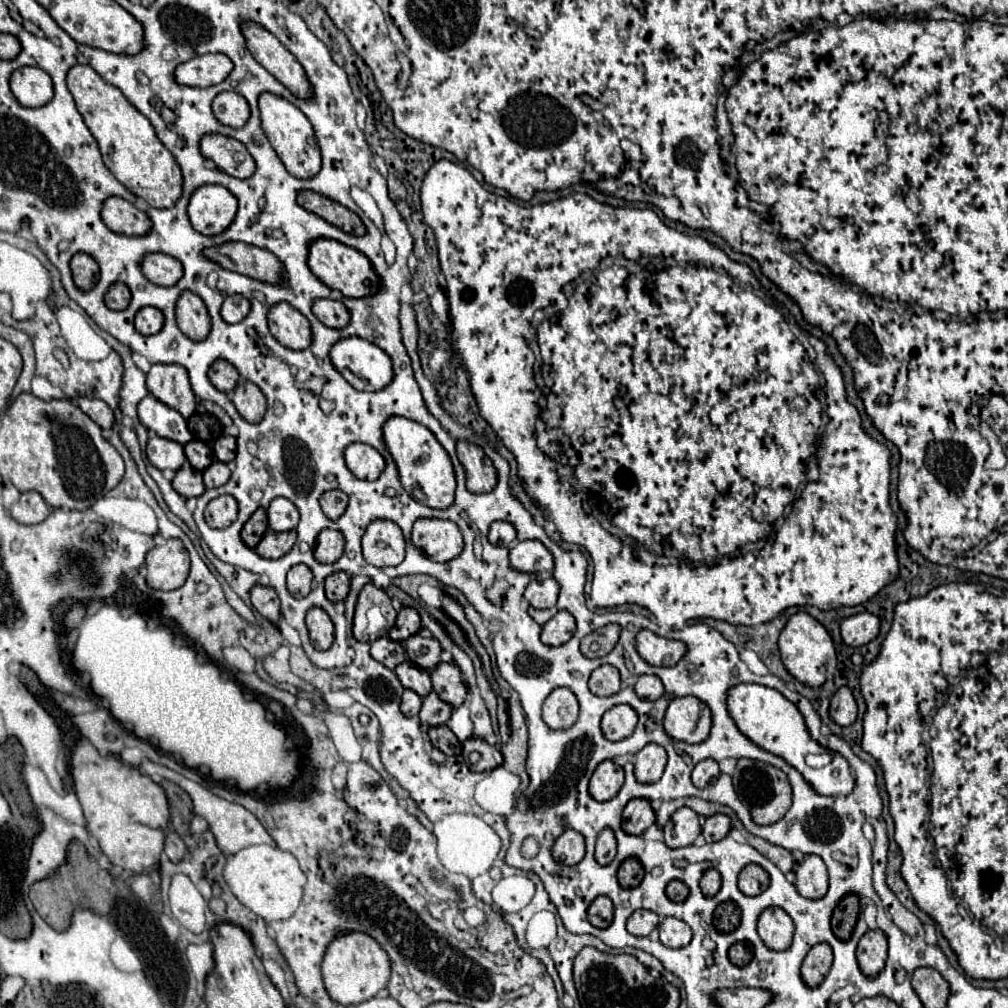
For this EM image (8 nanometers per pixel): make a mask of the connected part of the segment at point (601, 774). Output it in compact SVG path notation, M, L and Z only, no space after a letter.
M602 761L590 779L588 793L596 801L608 801L620 791L622 783L624 783L624 769L614 765L612 761Z

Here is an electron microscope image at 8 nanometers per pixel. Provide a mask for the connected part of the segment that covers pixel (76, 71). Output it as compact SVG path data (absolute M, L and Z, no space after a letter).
M74 65L66 77L78 113L94 135L110 173L150 207L172 207L182 195L182 171L174 155L160 143L150 121L128 103L122 91L106 83L90 65Z

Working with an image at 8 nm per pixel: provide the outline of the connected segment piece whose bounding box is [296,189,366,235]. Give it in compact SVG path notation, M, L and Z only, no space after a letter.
M304 189L298 193L296 201L304 209L320 215L322 219L326 219L328 223L336 225L338 229L342 229L346 233L352 233L352 235L364 235L366 233L366 229L364 229L364 225L356 213L352 213L344 205L340 205L340 203L336 203L324 195L318 195L314 191Z

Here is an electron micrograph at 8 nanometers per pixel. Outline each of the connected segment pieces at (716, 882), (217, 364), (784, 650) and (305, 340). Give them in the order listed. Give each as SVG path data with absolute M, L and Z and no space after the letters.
M708 869L700 879L700 889L706 897L714 897L720 891L720 883L722 883L720 873L716 869Z
M220 359L220 361L214 361L214 363L212 363L212 367L210 367L210 371L208 371L208 377L210 377L212 385L214 385L218 391L230 393L230 391L236 387L240 375L238 375L238 371L236 371L236 367L234 367L232 363Z
M796 613L788 619L784 631L780 633L778 639L782 663L786 671L800 683L808 687L820 687L826 679L834 675L836 669L836 653L834 653L834 643L828 635L828 631L808 613Z
M280 301L268 309L270 333L288 349L306 349L312 341L312 331L308 319L294 309L290 303Z

